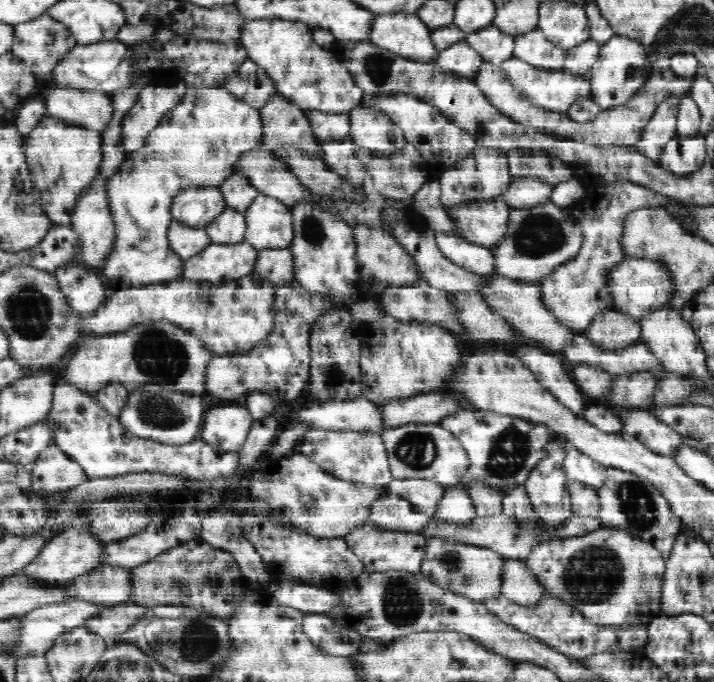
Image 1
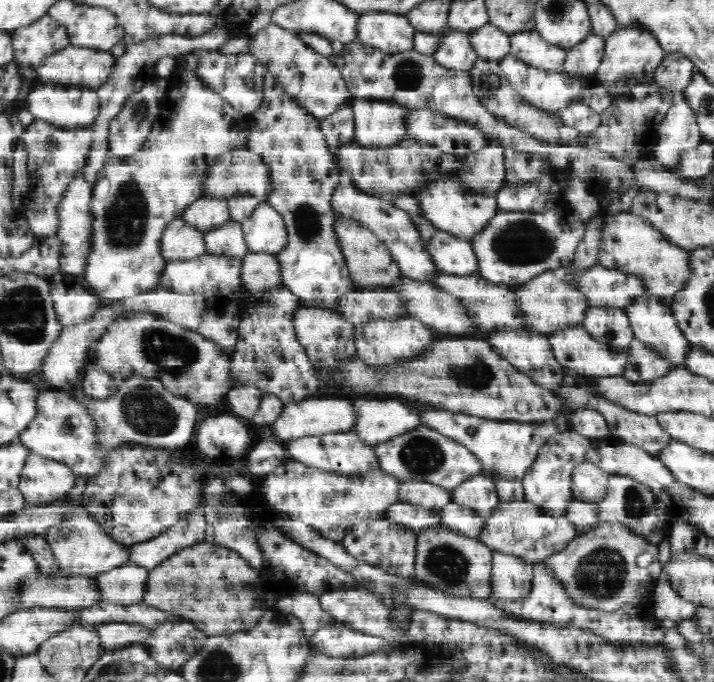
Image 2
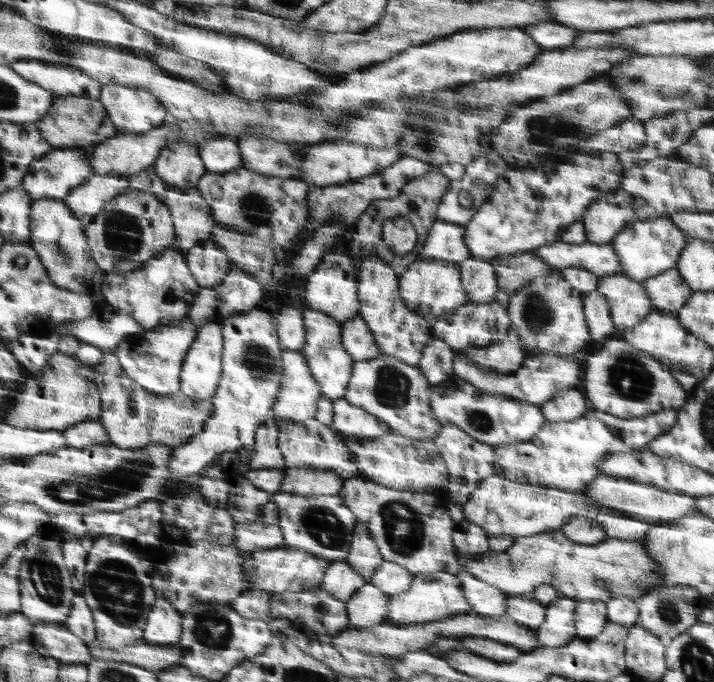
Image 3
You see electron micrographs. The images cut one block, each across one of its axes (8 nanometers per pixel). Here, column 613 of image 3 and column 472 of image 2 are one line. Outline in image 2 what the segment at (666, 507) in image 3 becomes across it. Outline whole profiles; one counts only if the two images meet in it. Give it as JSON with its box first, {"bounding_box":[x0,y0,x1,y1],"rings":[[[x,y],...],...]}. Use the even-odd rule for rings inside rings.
{"bounding_box":[451,476,501,518],"rings":[[[473,476],[451,491],[451,500],[472,507],[476,514],[486,518],[501,503],[491,476]]]}

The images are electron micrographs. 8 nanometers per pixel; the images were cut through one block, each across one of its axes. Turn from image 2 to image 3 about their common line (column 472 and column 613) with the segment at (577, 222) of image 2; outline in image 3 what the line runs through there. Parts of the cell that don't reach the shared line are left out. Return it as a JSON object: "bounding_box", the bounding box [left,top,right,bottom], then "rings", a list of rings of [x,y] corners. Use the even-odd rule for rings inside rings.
{"bounding_box":[610,216,690,282],"rings":[[[664,216],[626,225],[610,243],[617,252],[618,259],[622,260],[621,274],[641,282],[664,273],[665,270],[674,269],[690,240],[684,230],[680,230],[668,216]]]}

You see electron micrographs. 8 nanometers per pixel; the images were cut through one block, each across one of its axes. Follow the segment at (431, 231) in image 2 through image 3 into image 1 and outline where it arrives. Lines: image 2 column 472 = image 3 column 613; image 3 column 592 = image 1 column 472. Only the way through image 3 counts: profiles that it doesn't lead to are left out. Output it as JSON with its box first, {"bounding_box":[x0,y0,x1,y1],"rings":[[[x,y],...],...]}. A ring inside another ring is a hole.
{"bounding_box":[435,232,496,274],"rings":[[[437,232],[435,239],[442,255],[474,274],[491,274],[496,268],[495,252],[462,239],[454,233]]]}

